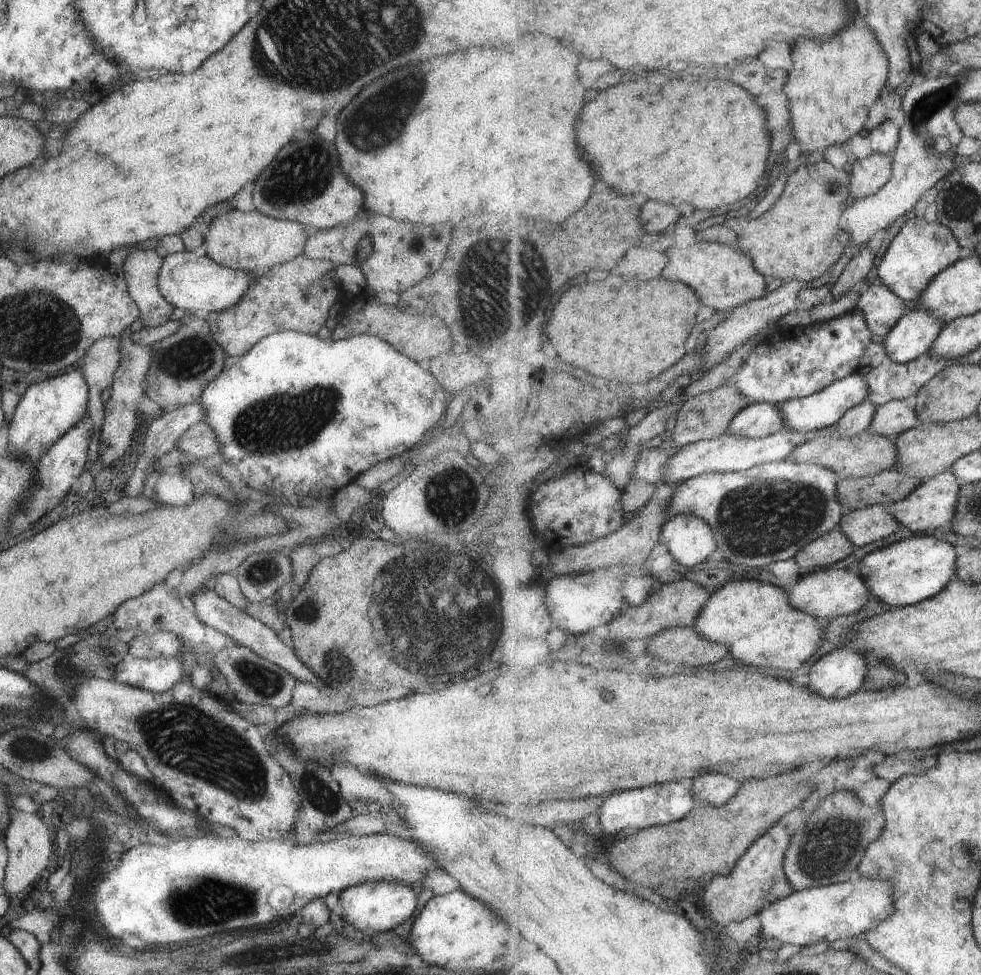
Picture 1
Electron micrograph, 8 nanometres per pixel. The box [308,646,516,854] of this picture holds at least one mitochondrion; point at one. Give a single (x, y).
(335, 663)

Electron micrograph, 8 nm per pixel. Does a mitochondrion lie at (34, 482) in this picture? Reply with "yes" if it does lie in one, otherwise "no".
no

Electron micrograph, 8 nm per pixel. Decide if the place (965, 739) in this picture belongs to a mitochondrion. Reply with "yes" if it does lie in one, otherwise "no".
no

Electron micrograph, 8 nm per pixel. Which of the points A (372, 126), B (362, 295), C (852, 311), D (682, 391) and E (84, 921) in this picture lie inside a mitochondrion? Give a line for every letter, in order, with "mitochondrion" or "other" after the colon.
A: mitochondrion
B: other
C: other
D: other
E: other

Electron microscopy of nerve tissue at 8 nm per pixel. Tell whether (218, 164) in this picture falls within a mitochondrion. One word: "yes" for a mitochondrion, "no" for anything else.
no

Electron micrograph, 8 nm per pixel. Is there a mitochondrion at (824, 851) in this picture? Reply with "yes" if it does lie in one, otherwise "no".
yes

